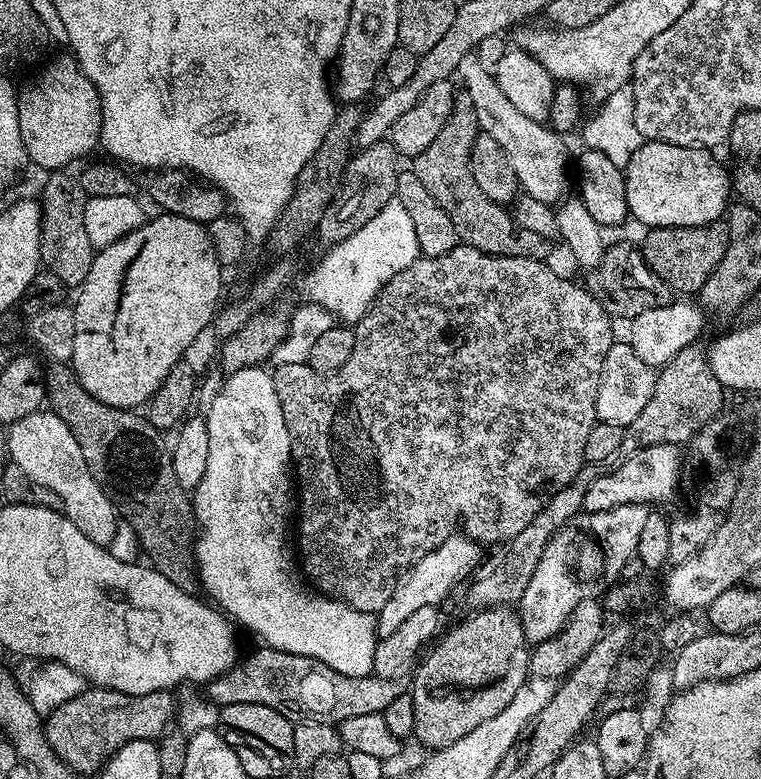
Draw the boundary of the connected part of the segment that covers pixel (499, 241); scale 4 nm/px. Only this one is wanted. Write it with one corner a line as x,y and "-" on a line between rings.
463,90
457,91
446,126
438,130
438,138
434,138
434,142
430,142
422,154
411,157
410,171
416,175
418,182
422,182
422,186
426,186
426,191
436,199
438,206
450,214
450,222
454,222
454,234
458,234
461,244
491,256
547,261
549,237
534,234
534,230
526,230
526,226
517,222
505,205
486,198
478,182
474,182
474,174
470,174
470,150
481,134
478,113
474,111
474,102
470,102
470,94

